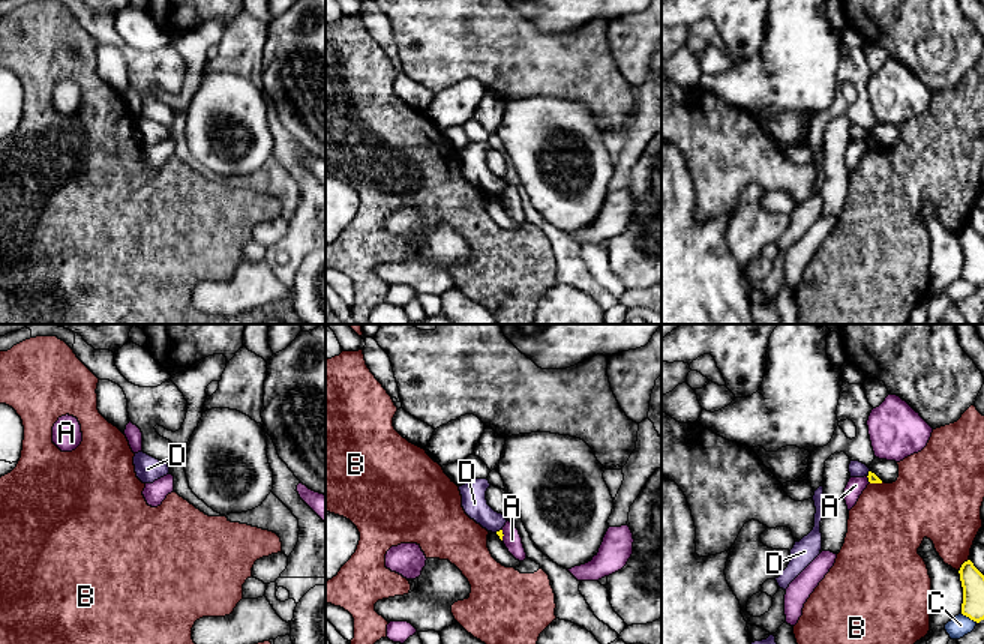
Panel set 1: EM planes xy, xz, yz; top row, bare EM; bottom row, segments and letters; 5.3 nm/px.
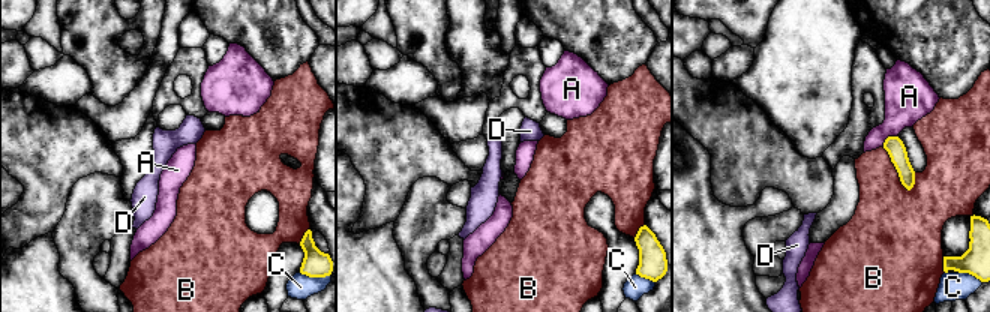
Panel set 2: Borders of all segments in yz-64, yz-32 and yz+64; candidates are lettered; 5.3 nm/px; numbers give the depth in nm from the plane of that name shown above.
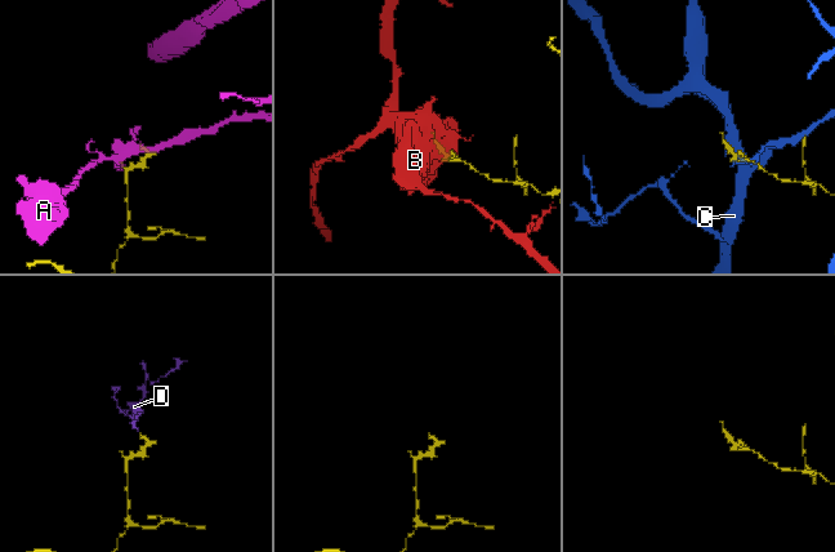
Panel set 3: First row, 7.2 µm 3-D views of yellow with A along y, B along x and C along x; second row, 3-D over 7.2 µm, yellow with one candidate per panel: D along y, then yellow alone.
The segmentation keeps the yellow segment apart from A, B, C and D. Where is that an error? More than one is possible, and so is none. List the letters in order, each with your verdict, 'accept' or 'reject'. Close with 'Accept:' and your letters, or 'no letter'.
A: reject
B: reject
C: reject
D: reject
Accept: no letter

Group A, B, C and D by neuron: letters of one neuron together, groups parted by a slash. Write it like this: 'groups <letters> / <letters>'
groups A / B / C / D

